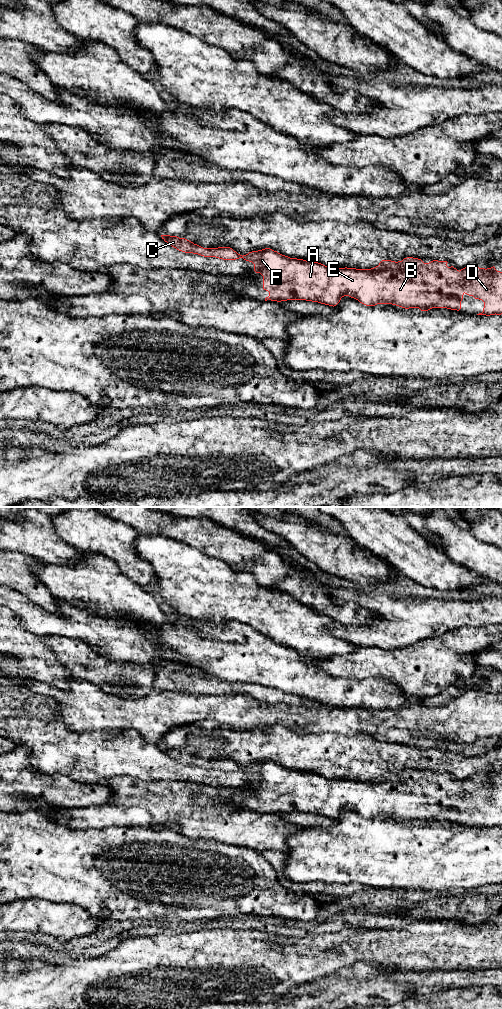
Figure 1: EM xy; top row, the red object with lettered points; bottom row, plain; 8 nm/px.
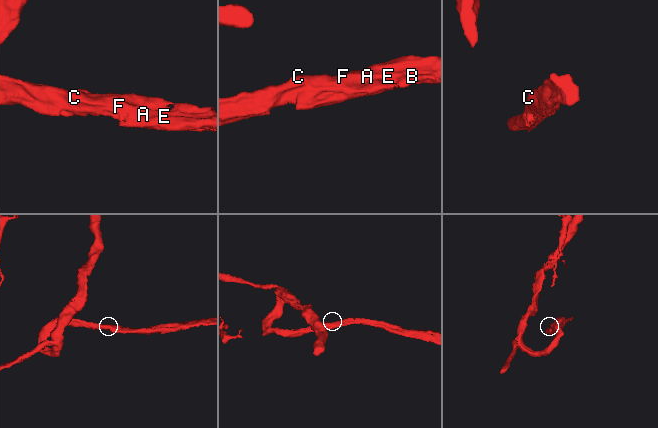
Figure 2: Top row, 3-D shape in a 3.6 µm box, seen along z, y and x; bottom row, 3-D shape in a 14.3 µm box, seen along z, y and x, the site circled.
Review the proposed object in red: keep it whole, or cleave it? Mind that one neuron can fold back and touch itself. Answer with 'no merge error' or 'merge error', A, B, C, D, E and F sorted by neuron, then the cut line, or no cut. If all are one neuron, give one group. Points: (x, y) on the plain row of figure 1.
no merge error; groups A B C D E F; cut none

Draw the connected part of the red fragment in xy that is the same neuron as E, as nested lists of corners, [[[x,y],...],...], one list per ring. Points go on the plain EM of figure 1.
[[[161,747],[161,749],[172,759],[185,765],[198,766],[204,769],[216,769],[223,772],[236,772],[243,770],[246,773],[252,774],[254,776],[254,783],[263,788],[263,801],[269,804],[269,808],[265,810],[265,813],[268,811],[277,814],[287,812],[306,812],[334,819],[340,814],[342,809],[349,808],[366,818],[392,816],[405,821],[419,820],[421,823],[428,823],[432,820],[447,820],[459,823],[461,821],[463,807],[467,806],[484,814],[483,824],[477,827],[490,828],[502,826],[502,784],[497,783],[494,778],[485,781],[479,780],[476,777],[470,777],[459,783],[453,778],[448,779],[447,773],[433,772],[429,775],[424,775],[421,771],[407,769],[398,774],[382,772],[378,778],[371,781],[347,779],[330,780],[318,774],[290,770],[270,760],[252,763],[242,768],[230,759],[203,760],[185,750],[170,747]]]

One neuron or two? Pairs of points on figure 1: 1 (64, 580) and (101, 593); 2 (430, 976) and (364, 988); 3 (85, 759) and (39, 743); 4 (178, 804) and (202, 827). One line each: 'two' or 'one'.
1: one
2: two
3: one
4: one

